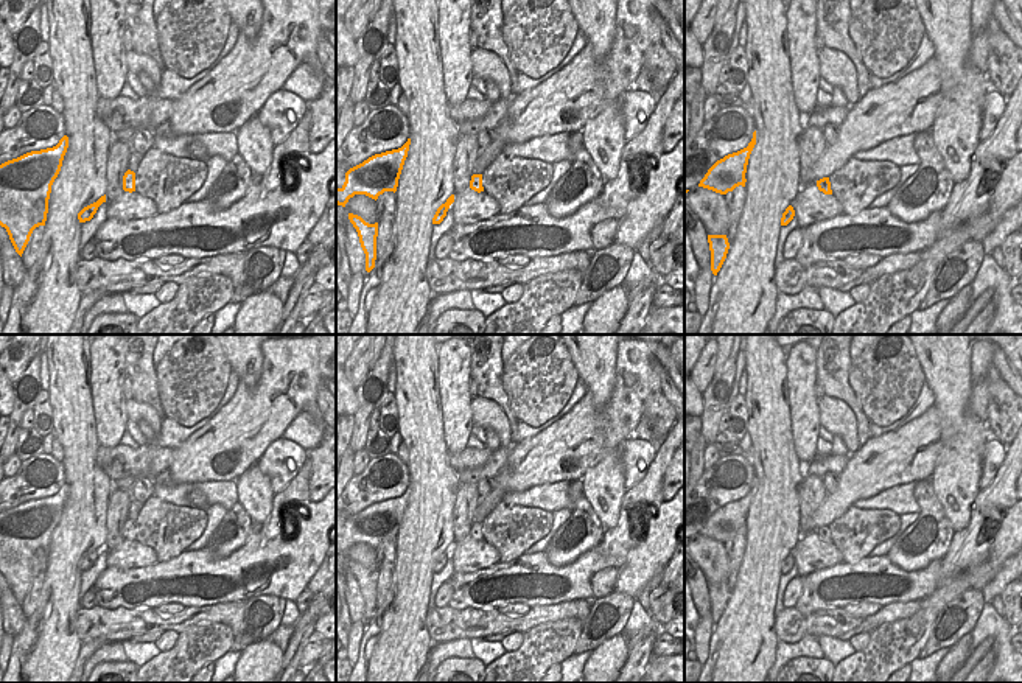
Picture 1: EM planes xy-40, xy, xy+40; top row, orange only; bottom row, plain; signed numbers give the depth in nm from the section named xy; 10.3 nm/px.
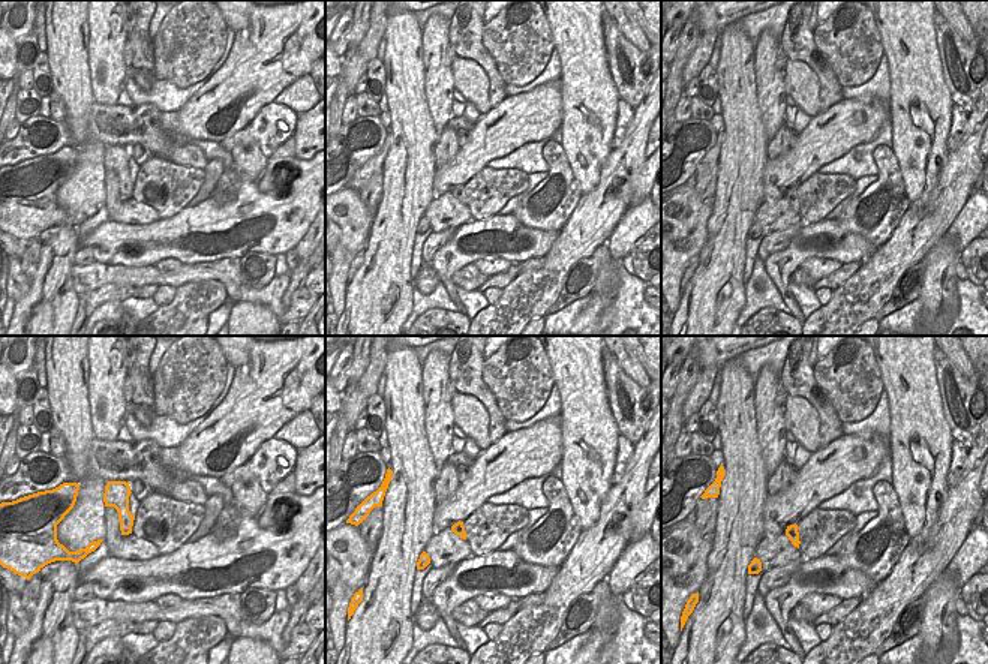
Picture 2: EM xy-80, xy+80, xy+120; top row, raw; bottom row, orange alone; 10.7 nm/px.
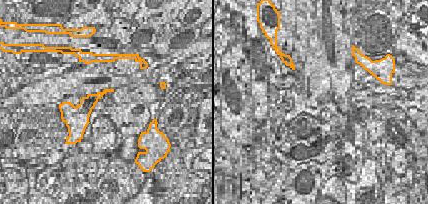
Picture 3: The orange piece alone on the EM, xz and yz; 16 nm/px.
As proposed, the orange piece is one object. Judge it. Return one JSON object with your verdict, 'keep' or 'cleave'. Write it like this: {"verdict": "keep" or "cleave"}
{"verdict": "keep"}

